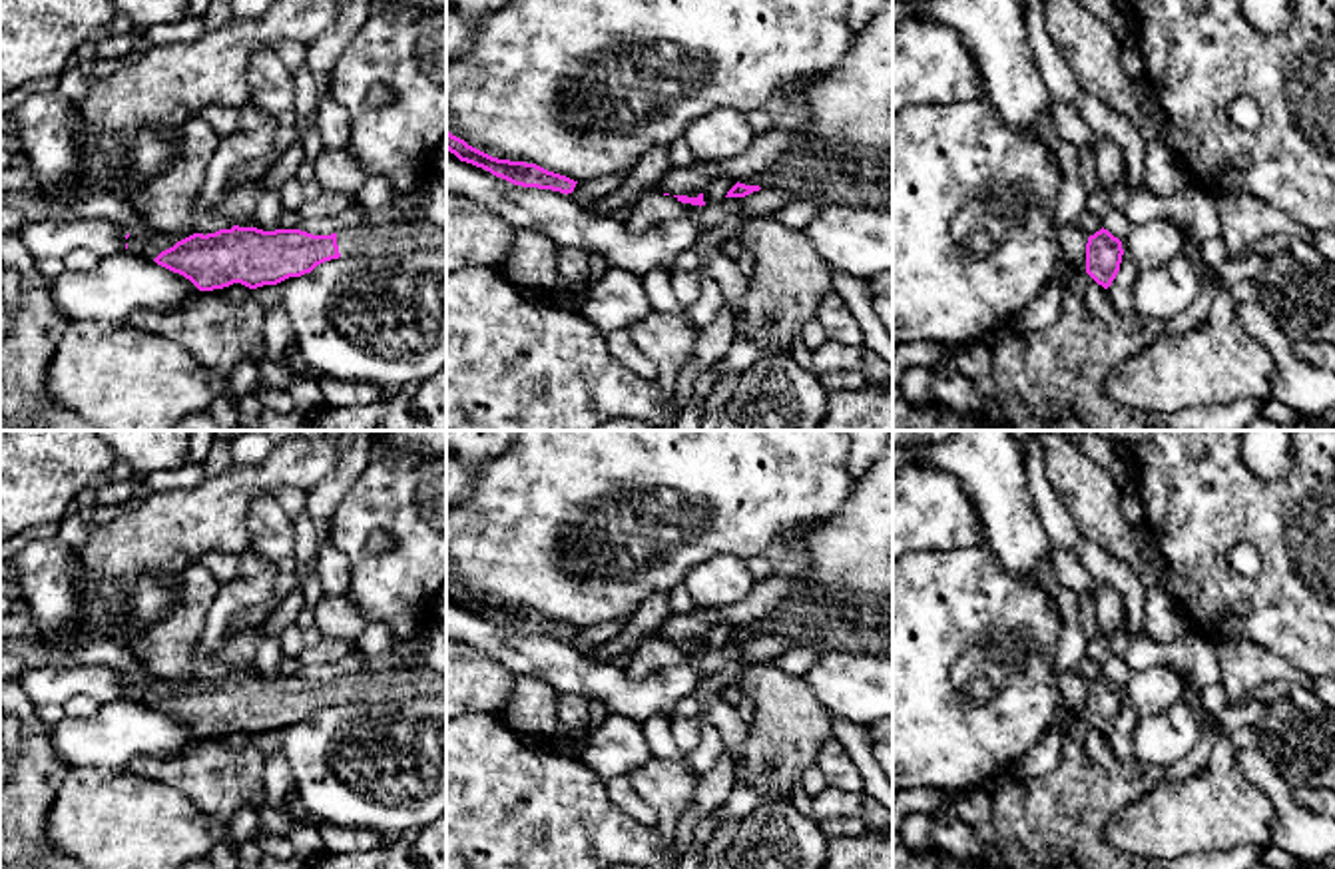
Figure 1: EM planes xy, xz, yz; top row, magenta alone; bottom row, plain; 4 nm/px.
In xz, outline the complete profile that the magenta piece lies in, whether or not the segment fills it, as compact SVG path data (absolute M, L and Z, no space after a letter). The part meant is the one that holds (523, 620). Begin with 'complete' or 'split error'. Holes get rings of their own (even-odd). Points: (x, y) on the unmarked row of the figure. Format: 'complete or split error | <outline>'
complete | M446 574L446 596L450 600L454 600L460 608L482 614L482 616L490 618L492 622L502 624L514 632L552 636L552 638L560 638L560 640L568 642L574 638L574 634L578 630L566 622L548 618L536 610L492 604L492 602L468 592L464 586L452 582L448 578L448 574Z

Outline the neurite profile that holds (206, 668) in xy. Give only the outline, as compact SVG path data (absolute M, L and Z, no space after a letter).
M203 658L197 662L195 666L195 674L193 674L193 680L215 680L219 676L231 676L233 674L233 668L231 664L223 662L223 664L217 664L213 662L211 658Z

